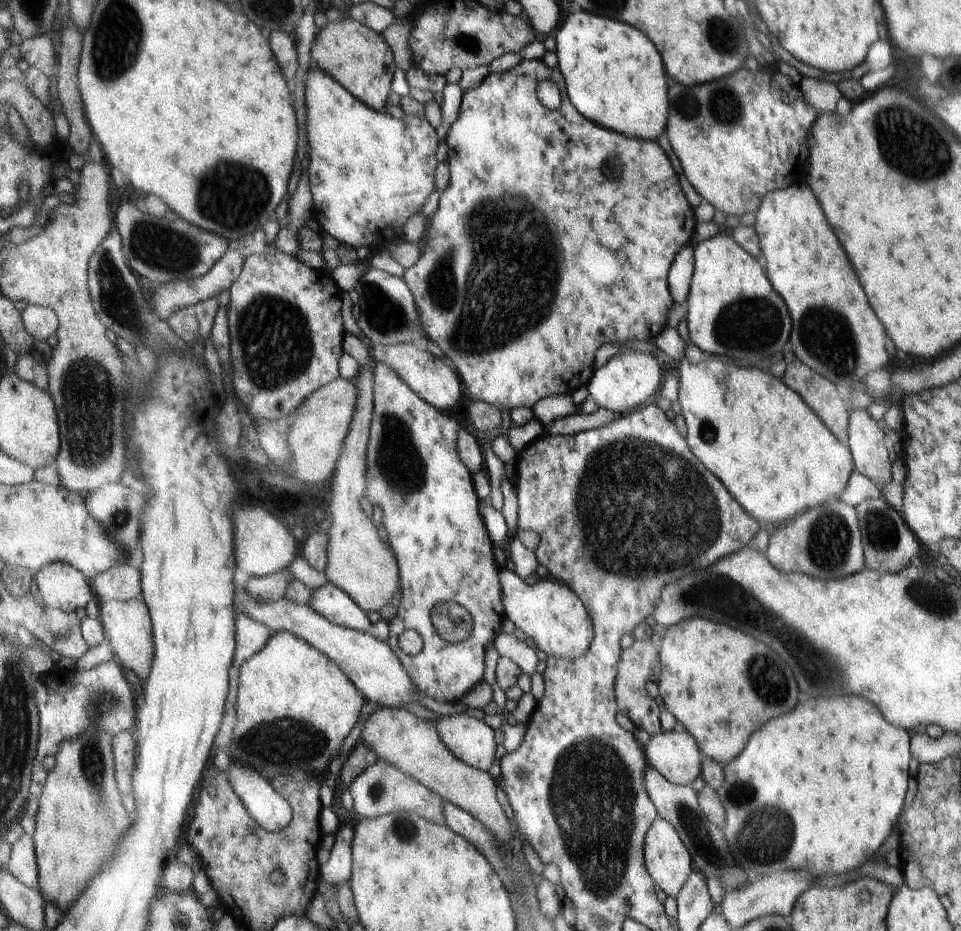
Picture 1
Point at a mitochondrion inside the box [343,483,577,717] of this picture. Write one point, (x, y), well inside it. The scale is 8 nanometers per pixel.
(452, 623)

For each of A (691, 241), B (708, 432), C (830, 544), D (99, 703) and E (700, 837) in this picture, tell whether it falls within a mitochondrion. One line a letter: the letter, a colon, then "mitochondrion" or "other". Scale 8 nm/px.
A: other
B: mitochondrion
C: mitochondrion
D: mitochondrion
E: mitochondrion

